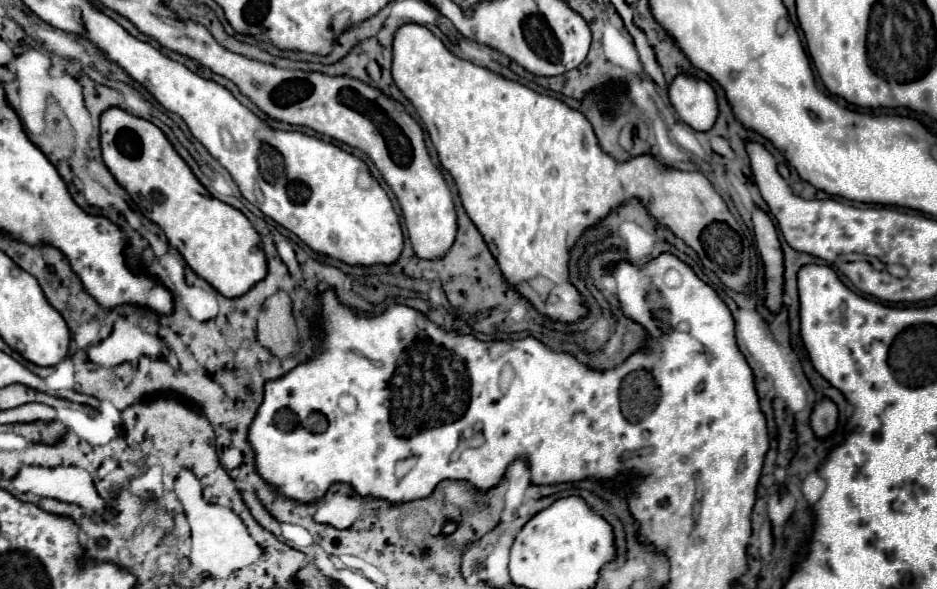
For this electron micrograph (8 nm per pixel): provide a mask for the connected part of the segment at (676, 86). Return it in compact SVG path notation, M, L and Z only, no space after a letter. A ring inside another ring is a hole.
M678 75L668 87L670 103L678 117L694 131L708 131L718 117L718 101L712 85L692 75Z

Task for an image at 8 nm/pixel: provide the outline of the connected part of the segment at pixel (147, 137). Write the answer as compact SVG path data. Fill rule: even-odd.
M110 107L100 117L102 159L138 209L154 221L192 271L224 297L242 297L268 273L260 235L234 207L214 199L174 151L166 135L146 119Z

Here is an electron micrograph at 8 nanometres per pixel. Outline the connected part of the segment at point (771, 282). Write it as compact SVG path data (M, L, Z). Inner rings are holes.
M754 207L752 211L752 223L754 223L754 235L756 245L760 251L760 257L766 267L766 307L770 311L778 311L782 305L782 249L776 235L776 227L770 221L768 213Z

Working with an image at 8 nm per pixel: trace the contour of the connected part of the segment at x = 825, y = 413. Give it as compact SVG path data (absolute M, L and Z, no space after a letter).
M822 399L812 411L812 431L816 437L826 439L838 427L838 409L830 399Z

